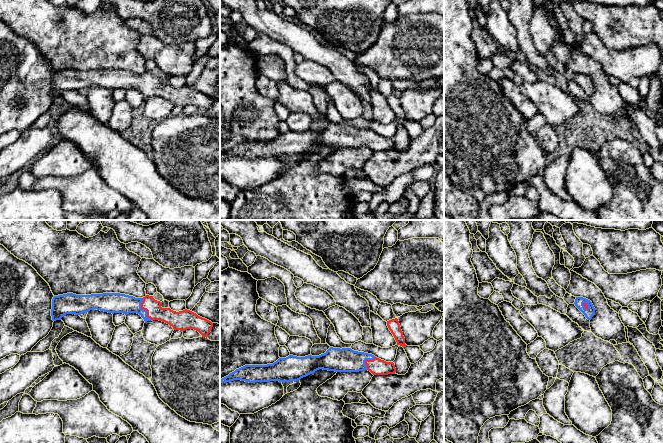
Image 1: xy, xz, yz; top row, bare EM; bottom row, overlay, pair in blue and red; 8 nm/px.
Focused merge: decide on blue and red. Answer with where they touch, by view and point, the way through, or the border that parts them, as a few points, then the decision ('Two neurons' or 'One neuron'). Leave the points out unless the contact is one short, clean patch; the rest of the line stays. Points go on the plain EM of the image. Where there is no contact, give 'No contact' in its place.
Touches blue at xy (144, 86). Path across: xy (114, 78), (139, 81), (144, 86), (153, 83). One neuron

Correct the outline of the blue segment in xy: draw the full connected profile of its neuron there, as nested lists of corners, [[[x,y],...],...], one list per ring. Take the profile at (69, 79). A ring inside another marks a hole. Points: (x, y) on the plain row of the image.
[[[67,69],[54,72],[52,75],[52,96],[61,96],[66,90],[80,91],[97,85],[108,89],[139,90],[145,98],[159,96],[173,103],[174,106],[185,107],[194,105],[202,113],[208,112],[212,106],[213,99],[198,92],[190,86],[173,87],[170,84],[162,84],[161,78],[146,71],[143,74],[120,69],[103,69],[91,71],[76,71]]]

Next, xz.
[[[330,123],[324,130],[319,132],[297,133],[289,131],[286,134],[279,134],[273,140],[245,141],[222,154],[220,159],[234,156],[249,159],[270,157],[296,158],[319,145],[335,148],[368,146],[373,151],[388,151],[396,148],[393,138],[386,138],[372,130],[354,127],[351,124]]]

